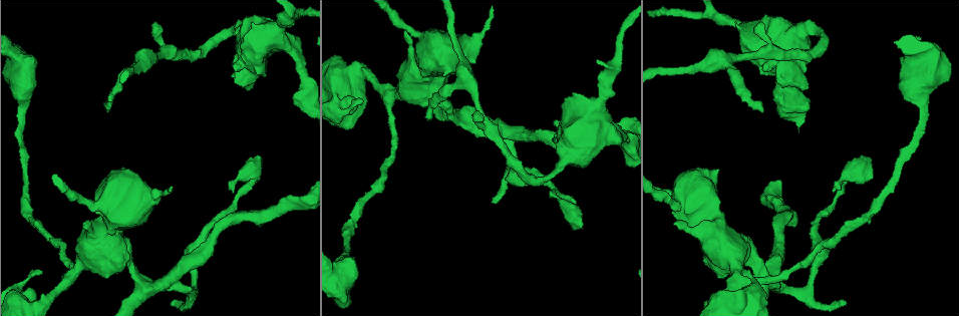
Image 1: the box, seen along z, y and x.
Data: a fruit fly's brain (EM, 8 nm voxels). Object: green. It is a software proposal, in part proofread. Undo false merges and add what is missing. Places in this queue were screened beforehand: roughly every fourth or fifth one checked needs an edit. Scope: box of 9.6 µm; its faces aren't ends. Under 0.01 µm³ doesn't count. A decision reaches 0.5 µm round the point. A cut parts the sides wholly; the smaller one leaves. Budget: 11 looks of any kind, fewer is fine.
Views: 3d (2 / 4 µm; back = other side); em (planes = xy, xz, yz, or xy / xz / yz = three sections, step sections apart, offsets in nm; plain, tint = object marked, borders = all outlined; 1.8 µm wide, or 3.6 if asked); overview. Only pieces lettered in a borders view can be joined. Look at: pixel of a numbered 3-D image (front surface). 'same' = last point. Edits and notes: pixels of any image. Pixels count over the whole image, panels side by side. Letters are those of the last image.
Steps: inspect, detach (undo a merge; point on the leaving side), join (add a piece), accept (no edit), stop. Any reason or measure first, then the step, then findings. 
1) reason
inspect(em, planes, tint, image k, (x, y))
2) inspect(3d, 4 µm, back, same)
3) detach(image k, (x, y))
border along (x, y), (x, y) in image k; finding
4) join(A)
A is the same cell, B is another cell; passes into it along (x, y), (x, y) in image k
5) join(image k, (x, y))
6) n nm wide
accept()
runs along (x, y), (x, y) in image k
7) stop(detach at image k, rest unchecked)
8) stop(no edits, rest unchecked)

free end
inspect(em, xy, step 4, tint, image 1, (363, 101))

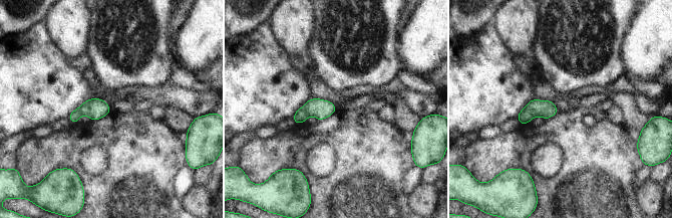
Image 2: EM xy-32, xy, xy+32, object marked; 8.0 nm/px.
another direction
inspect(em, planes, borders, same)

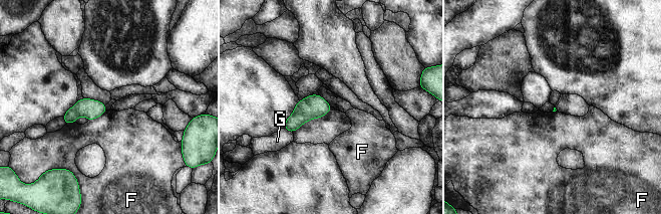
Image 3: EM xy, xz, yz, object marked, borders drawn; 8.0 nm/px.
F touches over 180 nm
accept()
F and G are other cells; no lettered piece goes on from it

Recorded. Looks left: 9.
a fork
inspect(3d, 4 µm, image 1, (171, 278))

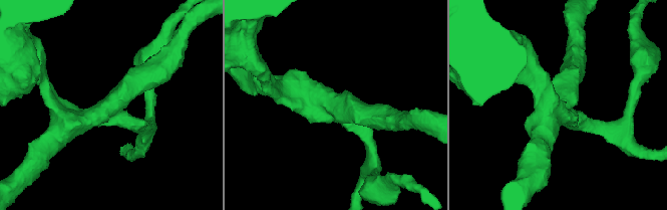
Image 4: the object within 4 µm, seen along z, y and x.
3 arms; arms of 240, 400, 440 nm
inspect(em, yz, step 16, borders, image 4, (115, 110))

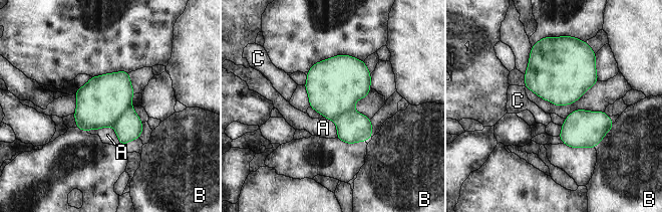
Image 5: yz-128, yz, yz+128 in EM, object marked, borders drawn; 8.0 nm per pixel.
accept()
A, B and C are other cells; one neuron here

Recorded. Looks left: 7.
stops while still wide
inspect(em, 3.6 µm, xy, step 16, plain, image 1, (447, 106))

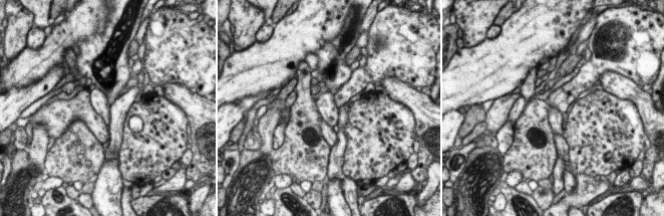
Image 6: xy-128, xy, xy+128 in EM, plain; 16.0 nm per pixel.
inspect(em, 3.6 µm, xy, step 16, borders, same)

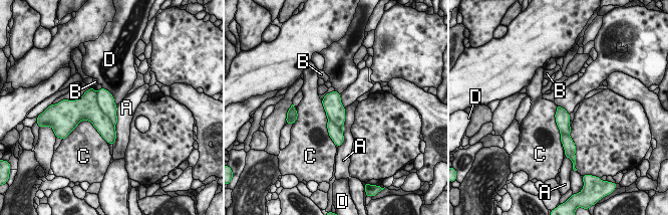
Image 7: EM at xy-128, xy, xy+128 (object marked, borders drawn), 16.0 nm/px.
accept()
A, B, C and D are other cells; border along (116, 104), (115, 141), (113, 143) in image 7; no lettered piece goes on from it

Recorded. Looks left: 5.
calibre changes
inspect(em, planes, borders, image 1, (614, 68))

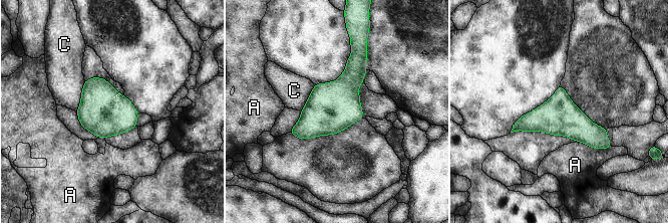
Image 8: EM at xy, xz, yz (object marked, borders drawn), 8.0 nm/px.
accept()
A and C are other cells; border along (84, 80), (80, 104), (75, 110) in image 8; continuous, no second neuron

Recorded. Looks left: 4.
two arms in line, one across
inspect(3d, 4 µm, image 1, (464, 77))

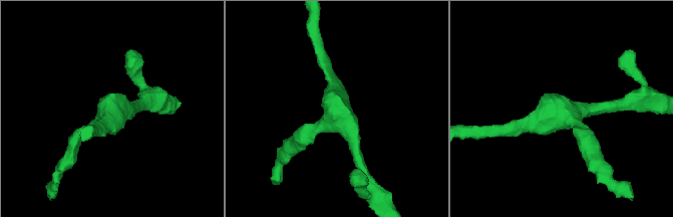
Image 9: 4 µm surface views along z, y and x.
3 arms; arms of 180, 190, 200 nm
inspect(em, planes, plain, image 9, (113, 112))

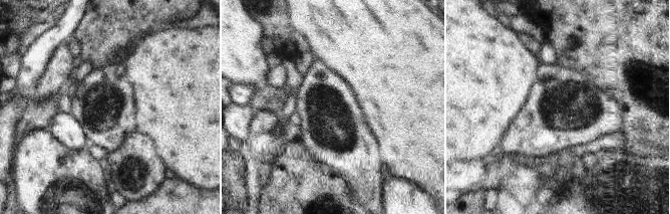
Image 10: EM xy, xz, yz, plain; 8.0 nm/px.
what lies round it
inspect(em, planes, borders, same)

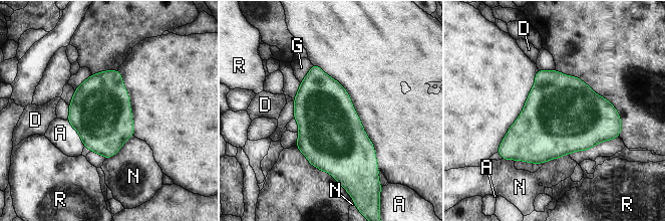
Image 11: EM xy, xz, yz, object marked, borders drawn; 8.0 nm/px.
480 nm wide; N touches over 300 nm
accept()
A, D, G, N and R are other cells; one neuron here

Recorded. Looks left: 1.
stop(no edits, rest unchecked)

